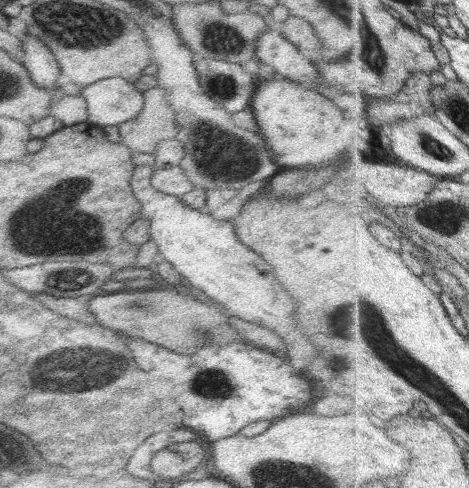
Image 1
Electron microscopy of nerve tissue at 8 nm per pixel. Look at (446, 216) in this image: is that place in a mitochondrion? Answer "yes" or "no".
yes

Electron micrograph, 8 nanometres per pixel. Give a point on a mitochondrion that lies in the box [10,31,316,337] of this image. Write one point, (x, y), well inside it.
(76, 233)

